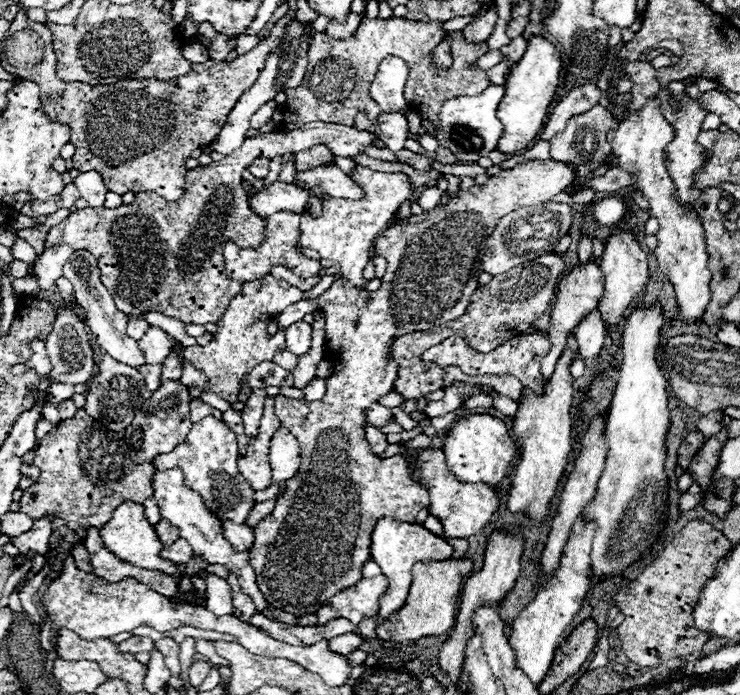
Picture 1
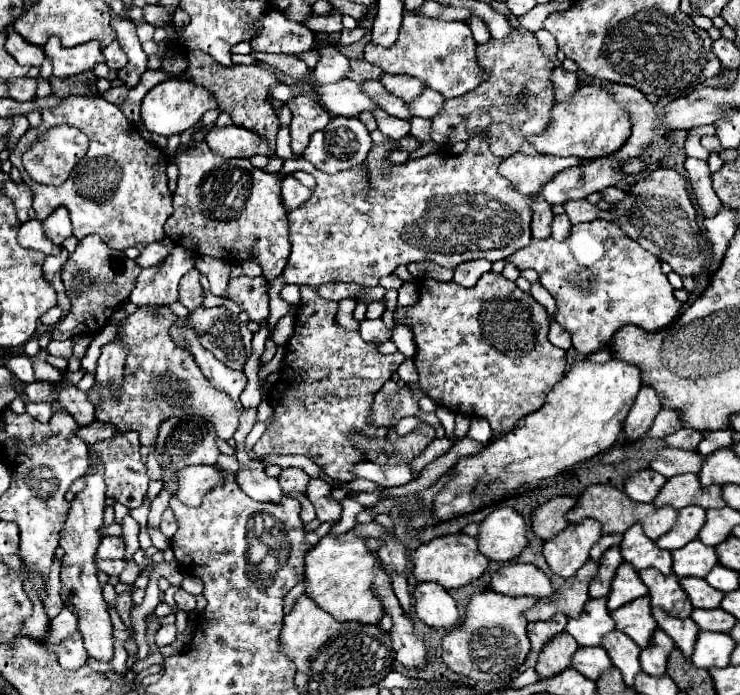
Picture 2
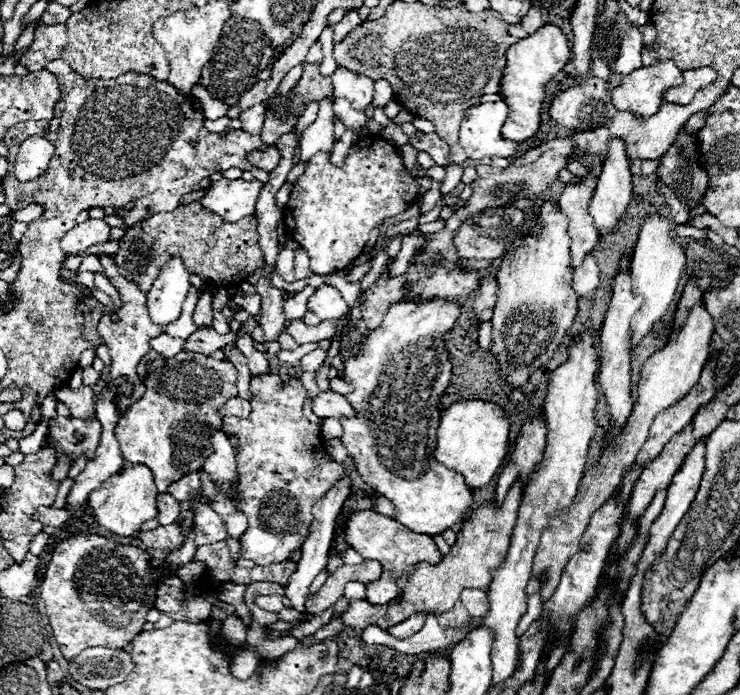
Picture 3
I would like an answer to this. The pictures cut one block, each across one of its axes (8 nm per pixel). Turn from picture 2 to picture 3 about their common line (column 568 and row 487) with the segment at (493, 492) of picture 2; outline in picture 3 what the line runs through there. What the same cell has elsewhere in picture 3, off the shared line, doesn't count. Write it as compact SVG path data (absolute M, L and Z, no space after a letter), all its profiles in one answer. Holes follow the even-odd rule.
M432 298L426 302L398 302L388 308L382 324L370 330L362 340L358 352L348 356L344 364L342 380L354 386L354 392L346 394L356 416L340 418L344 434L342 444L352 458L352 466L358 478L374 492L382 494L396 506L394 520L418 534L440 534L456 524L472 504L472 490L464 484L464 476L438 464L434 458L436 430L440 422L440 398L450 382L452 362L446 348L446 334L458 320L462 306L452 298Z

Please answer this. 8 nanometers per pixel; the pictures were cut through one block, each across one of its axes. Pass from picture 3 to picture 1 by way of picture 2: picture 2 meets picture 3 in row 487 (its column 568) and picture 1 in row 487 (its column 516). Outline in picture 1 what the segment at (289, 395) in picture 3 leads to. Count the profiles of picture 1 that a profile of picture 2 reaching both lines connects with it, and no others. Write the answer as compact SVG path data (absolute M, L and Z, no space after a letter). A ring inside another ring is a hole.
M268 396L258 434L248 440L248 452L238 462L240 474L250 482L254 492L264 490L272 484L272 468L268 462L268 454L270 454L270 440L278 428L280 420L274 414L274 396Z

